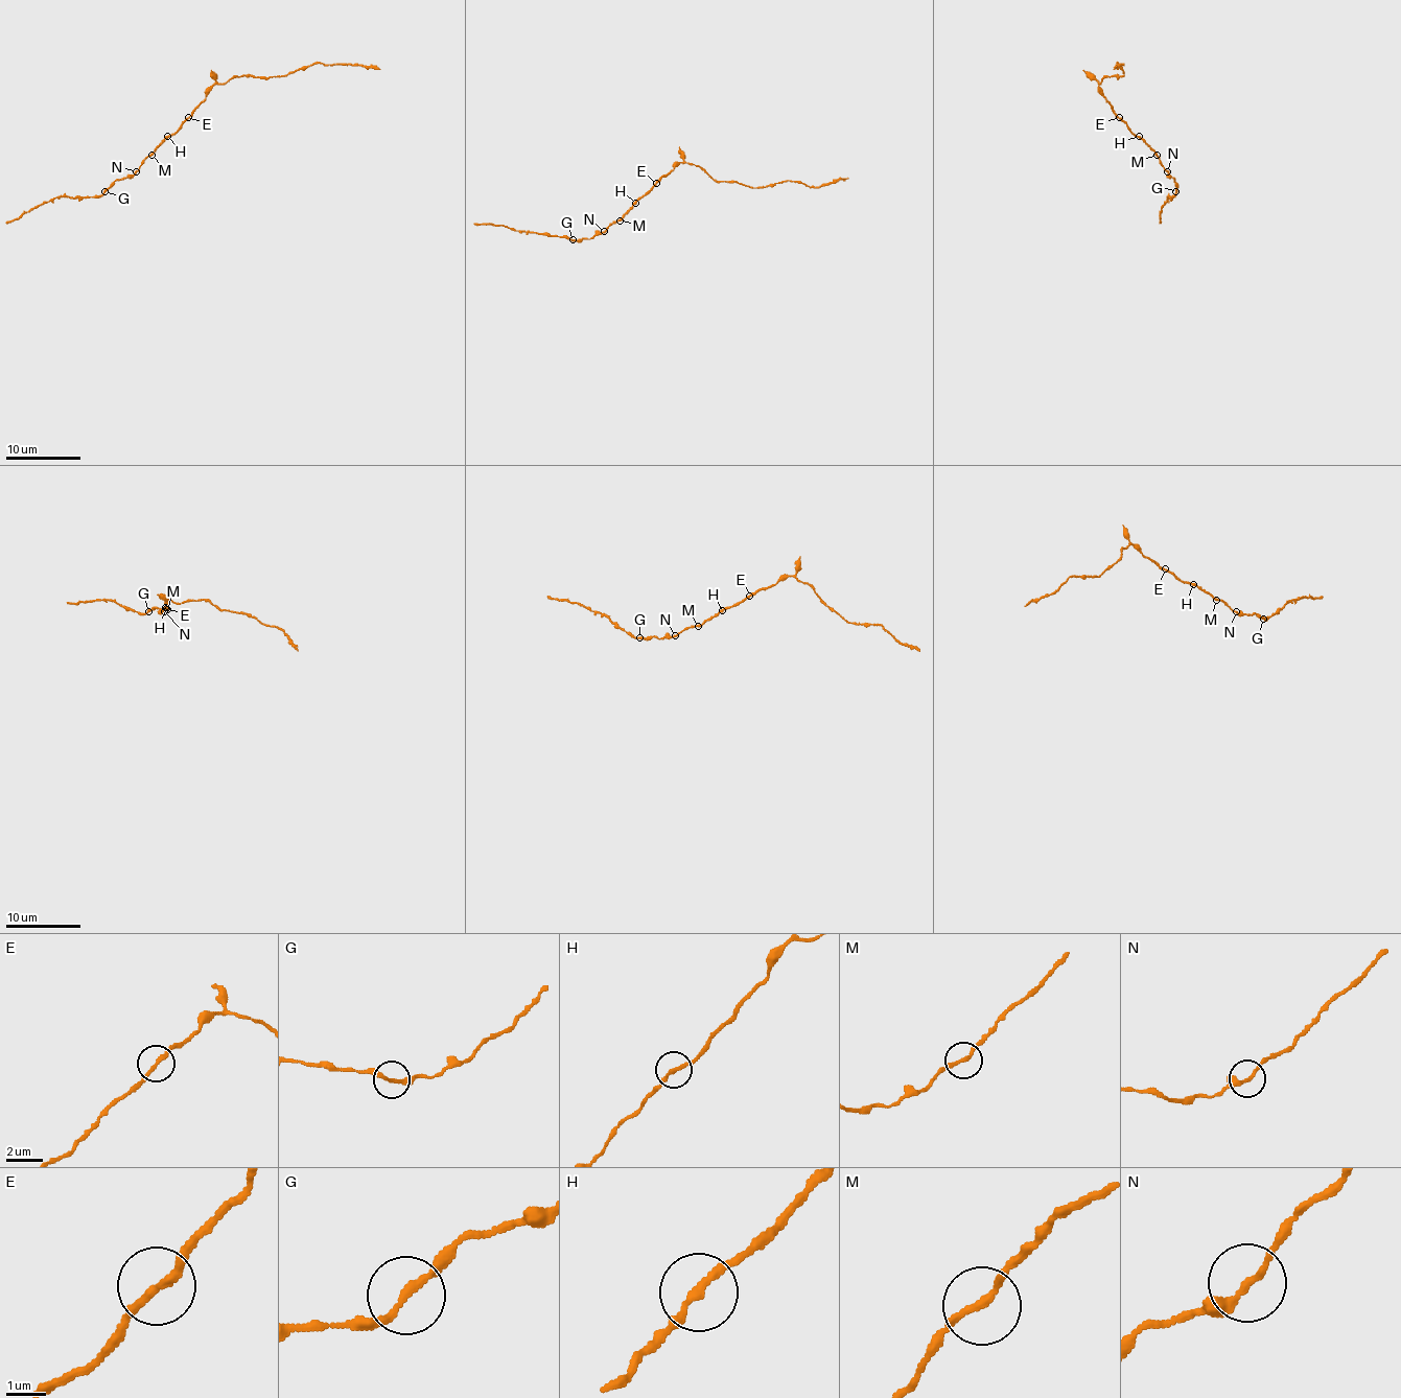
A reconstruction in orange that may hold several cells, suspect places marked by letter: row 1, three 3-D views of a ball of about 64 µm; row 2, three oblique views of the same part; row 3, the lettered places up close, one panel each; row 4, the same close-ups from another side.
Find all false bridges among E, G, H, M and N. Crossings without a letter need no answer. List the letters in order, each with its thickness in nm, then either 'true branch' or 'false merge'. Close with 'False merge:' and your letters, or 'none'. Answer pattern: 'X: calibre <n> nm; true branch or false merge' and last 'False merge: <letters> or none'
E: calibre 200 nm; false merge
G: calibre 190 nm; false merge
H: calibre 190 nm; true branch
M: calibre 180 nm; true branch
N: calibre 190 nm; true branch
False merge: E, G

